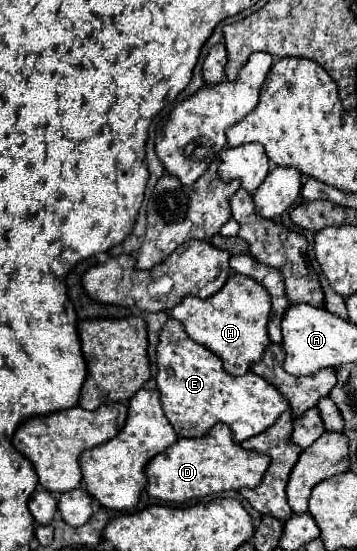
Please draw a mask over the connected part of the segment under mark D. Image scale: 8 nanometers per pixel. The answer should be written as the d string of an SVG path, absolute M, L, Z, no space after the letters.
M225 424L213 426L201 438L179 438L165 452L153 456L145 466L147 494L165 502L183 504L191 498L203 498L223 490L239 490L243 486L253 488L261 482L269 466L269 456L253 450L243 450L231 440L231 430Z

